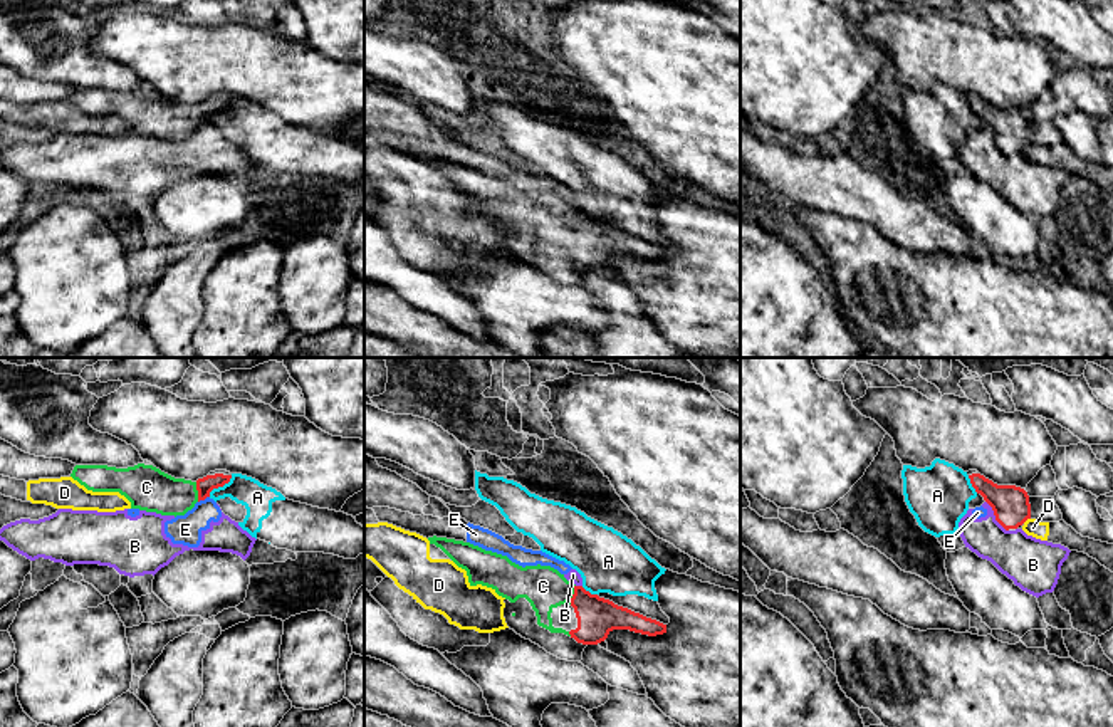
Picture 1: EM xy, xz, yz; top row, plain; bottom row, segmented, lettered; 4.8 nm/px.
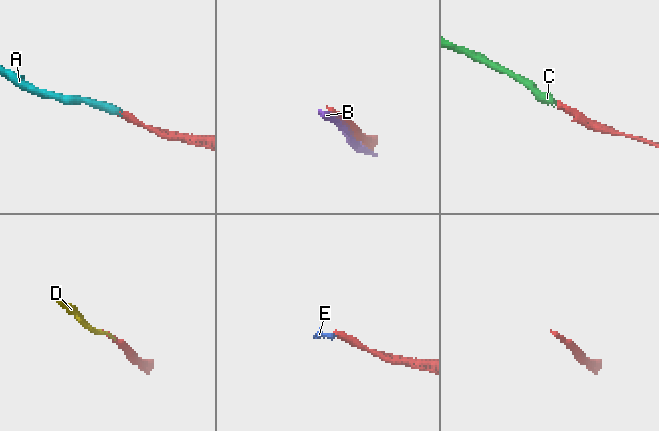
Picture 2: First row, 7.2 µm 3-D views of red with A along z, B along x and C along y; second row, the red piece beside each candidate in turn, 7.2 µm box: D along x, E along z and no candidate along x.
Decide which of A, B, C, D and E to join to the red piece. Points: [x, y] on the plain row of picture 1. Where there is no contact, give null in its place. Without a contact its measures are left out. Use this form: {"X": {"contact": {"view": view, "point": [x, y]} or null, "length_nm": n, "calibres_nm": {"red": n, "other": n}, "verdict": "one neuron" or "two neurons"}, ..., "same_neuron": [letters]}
{"A": {"contact": {"view": "xy", "point": [220, 109]}, "length_nm": 160, "calibres_nm": {"red": 80, "other": 140}, "verdict": "two neurons"}, "B": {"contact": {"view": "yz", "point": [994, 138]}, "length_nm": 190, "calibres_nm": {"red": 180, "other": 220}, "verdict": "two neurons"}, "C": {"contact": {"view": "xy", "point": [198, 116]}, "length_nm": 100, "calibres_nm": {"red": 80, "other": 220}, "verdict": "one neuron"}, "D": {"contact": {"view": "yz", "point": [1026, 143]}, "length_nm": 50, "calibres_nm": {"red": 180, "other": 80}, "verdict": "two neurons"}, "E": {"contact": {"view": "xy", "point": [203, 123]}, "length_nm": 70, "calibres_nm": {"red": 80, "other": 140}, "verdict": "two neurons"}, "same_neuron": ["C"]}

